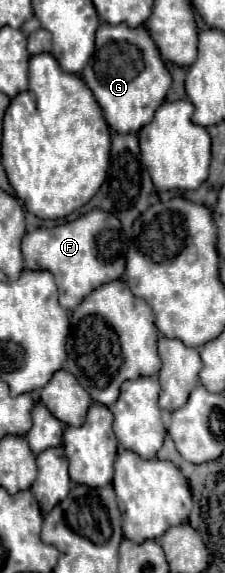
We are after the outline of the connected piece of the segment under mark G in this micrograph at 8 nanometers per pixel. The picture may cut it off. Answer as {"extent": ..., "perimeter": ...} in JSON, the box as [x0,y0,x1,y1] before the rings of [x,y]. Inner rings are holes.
{"extent":[81,26,171,134],"perimeter":[[[99,26],[95,36],[95,54],[87,62],[81,76],[85,84],[93,90],[93,96],[97,98],[99,106],[103,108],[109,128],[119,134],[141,130],[141,126],[145,126],[145,122],[153,118],[157,106],[161,106],[171,86],[171,74],[167,72],[155,42],[149,38],[149,32],[143,26]],[[151,92],[153,102],[149,98]]]}

